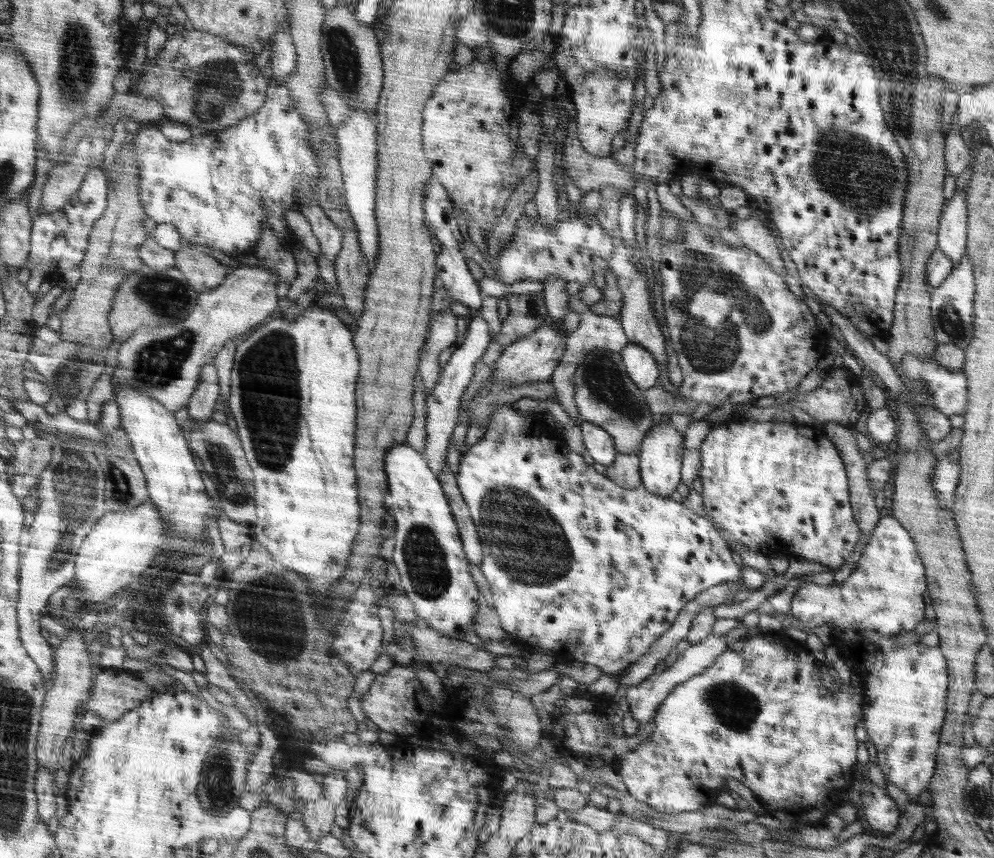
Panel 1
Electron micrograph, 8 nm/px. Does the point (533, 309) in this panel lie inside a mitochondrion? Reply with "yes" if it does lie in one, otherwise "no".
yes

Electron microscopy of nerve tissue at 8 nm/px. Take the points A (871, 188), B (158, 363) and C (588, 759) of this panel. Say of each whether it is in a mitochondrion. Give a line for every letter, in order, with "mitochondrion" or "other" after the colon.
A: mitochondrion
B: mitochondrion
C: other

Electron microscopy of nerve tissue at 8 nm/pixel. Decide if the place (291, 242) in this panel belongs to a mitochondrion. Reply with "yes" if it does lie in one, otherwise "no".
no

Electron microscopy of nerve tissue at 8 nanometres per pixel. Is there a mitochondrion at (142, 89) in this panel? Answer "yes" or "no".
no

